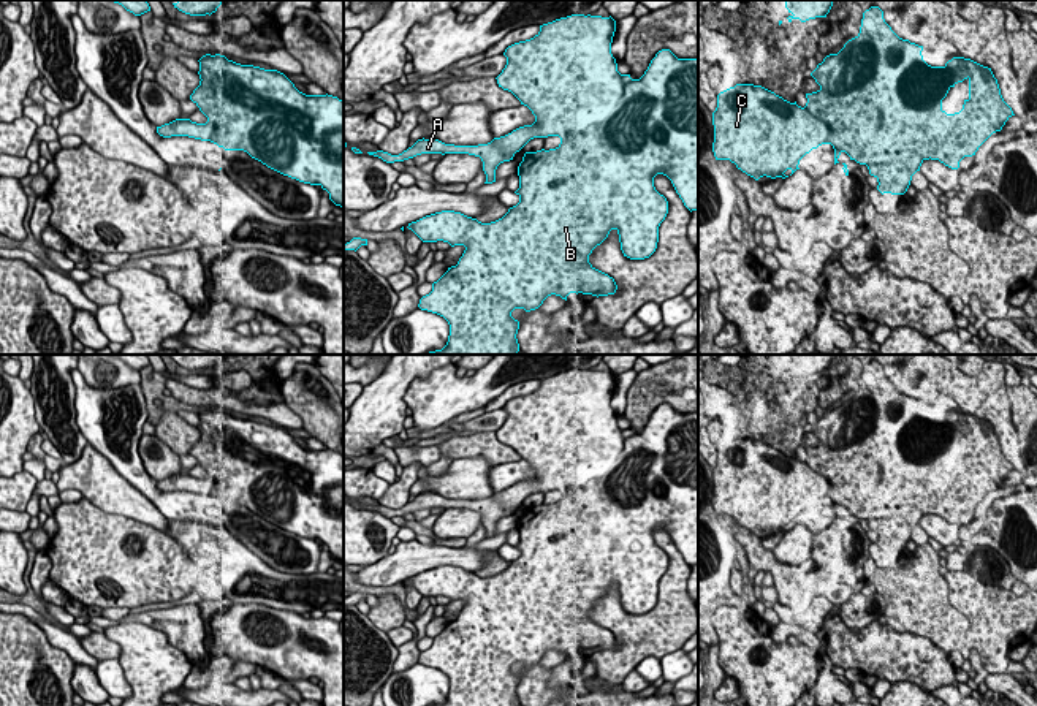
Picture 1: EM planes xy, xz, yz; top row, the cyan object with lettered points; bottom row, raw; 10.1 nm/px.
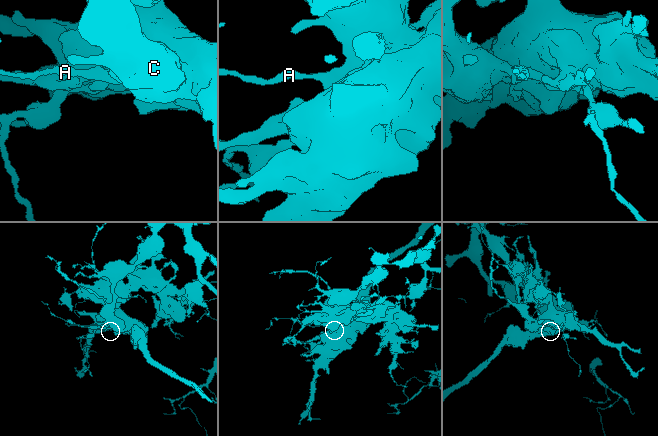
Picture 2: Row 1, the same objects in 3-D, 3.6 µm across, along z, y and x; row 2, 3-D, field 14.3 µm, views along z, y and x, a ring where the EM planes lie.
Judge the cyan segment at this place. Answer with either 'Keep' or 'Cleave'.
Cleave

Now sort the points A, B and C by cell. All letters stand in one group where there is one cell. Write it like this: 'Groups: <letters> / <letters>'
Groups: A C / B

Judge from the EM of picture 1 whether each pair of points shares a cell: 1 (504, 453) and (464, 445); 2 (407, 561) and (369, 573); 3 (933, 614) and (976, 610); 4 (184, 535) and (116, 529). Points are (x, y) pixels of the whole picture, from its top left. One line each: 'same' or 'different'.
1: same
2: same
3: different
4: different

